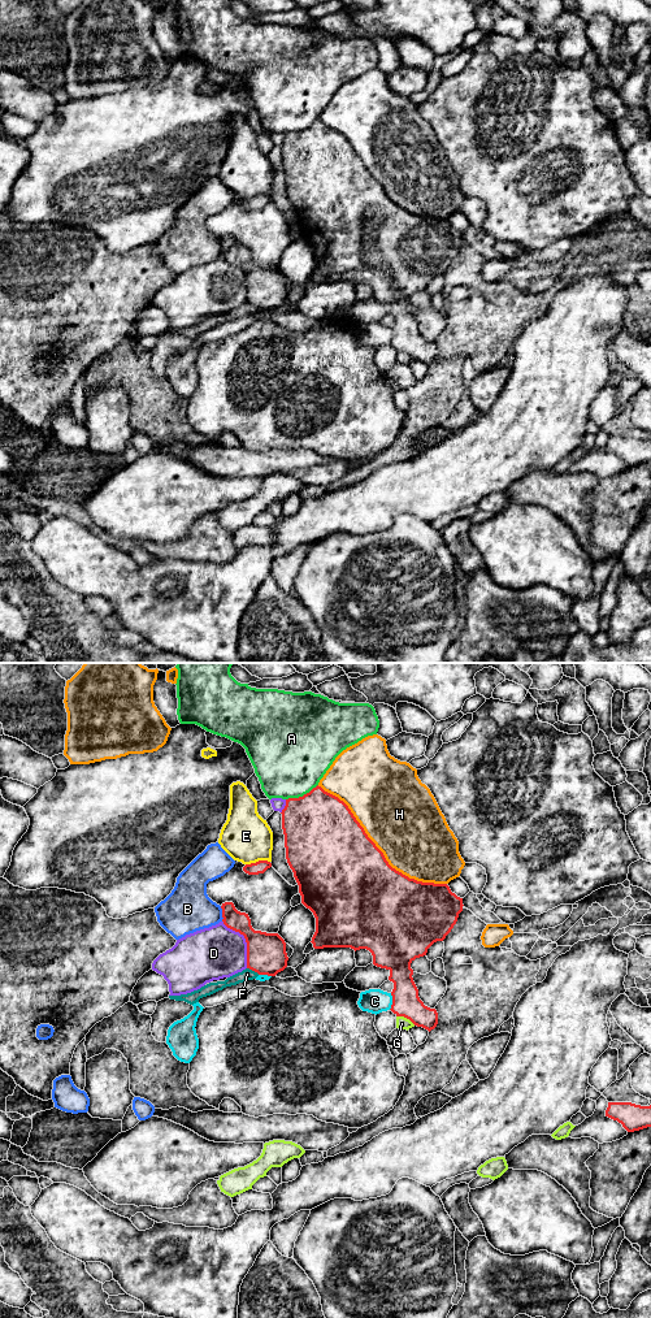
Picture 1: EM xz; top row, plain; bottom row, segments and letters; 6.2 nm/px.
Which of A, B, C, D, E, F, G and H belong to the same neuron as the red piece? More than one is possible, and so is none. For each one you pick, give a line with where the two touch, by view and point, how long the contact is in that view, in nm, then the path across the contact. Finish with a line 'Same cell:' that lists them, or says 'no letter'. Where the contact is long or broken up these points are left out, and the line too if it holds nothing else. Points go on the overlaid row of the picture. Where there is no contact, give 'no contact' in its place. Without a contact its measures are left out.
Same cell: no letter

